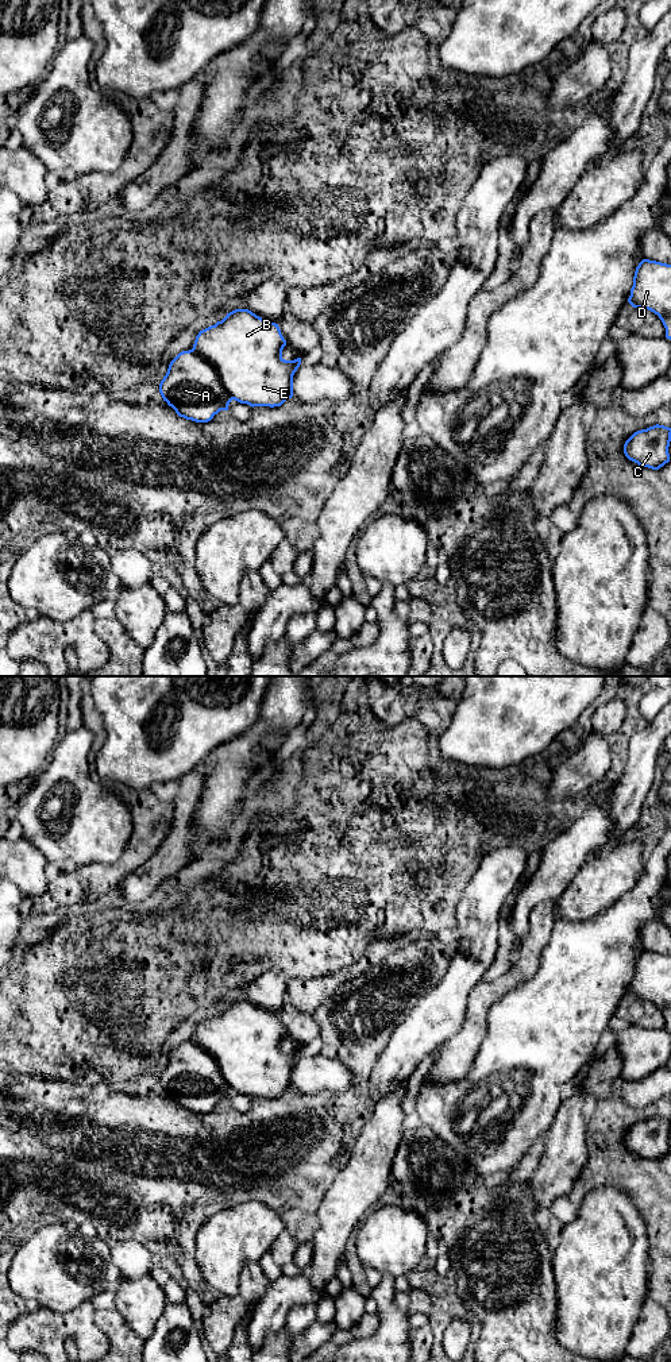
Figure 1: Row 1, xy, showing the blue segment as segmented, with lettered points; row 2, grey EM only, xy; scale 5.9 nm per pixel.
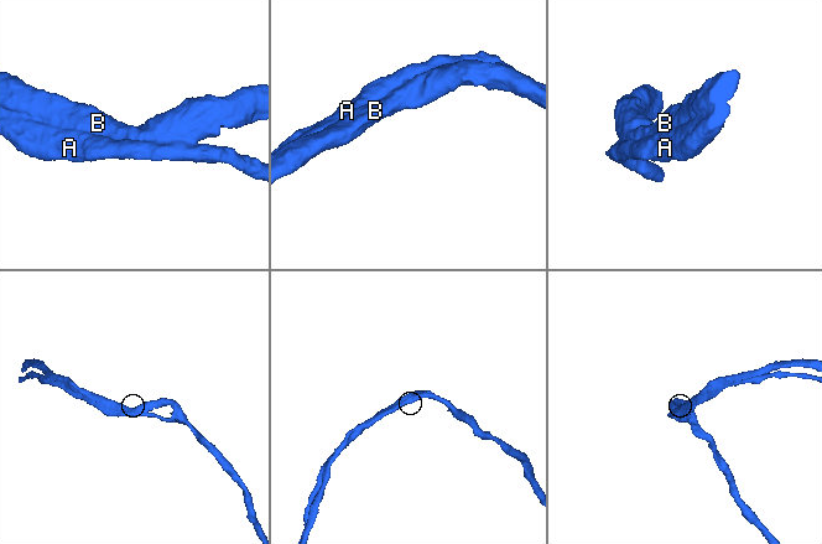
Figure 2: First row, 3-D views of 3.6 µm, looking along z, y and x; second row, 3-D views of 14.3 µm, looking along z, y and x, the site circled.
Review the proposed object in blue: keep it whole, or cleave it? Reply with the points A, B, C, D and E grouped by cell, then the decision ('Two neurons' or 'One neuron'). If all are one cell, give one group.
Groups: A B C D E. One neuron

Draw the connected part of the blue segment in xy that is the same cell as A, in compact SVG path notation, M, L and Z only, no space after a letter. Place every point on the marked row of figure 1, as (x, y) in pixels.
M235 309L221 321L200 331L193 348L180 352L170 362L159 393L180 417L196 423L208 423L220 410L228 410L232 400L252 408L281 406L293 397L293 375L301 364L301 358L282 358L285 346L278 324L248 309Z

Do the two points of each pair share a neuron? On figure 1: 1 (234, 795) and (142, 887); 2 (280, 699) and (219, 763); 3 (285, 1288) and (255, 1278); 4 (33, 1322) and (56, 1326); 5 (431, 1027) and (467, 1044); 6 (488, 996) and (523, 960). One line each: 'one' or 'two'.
1: two
2: one
3: two
4: one
5: two
6: one

